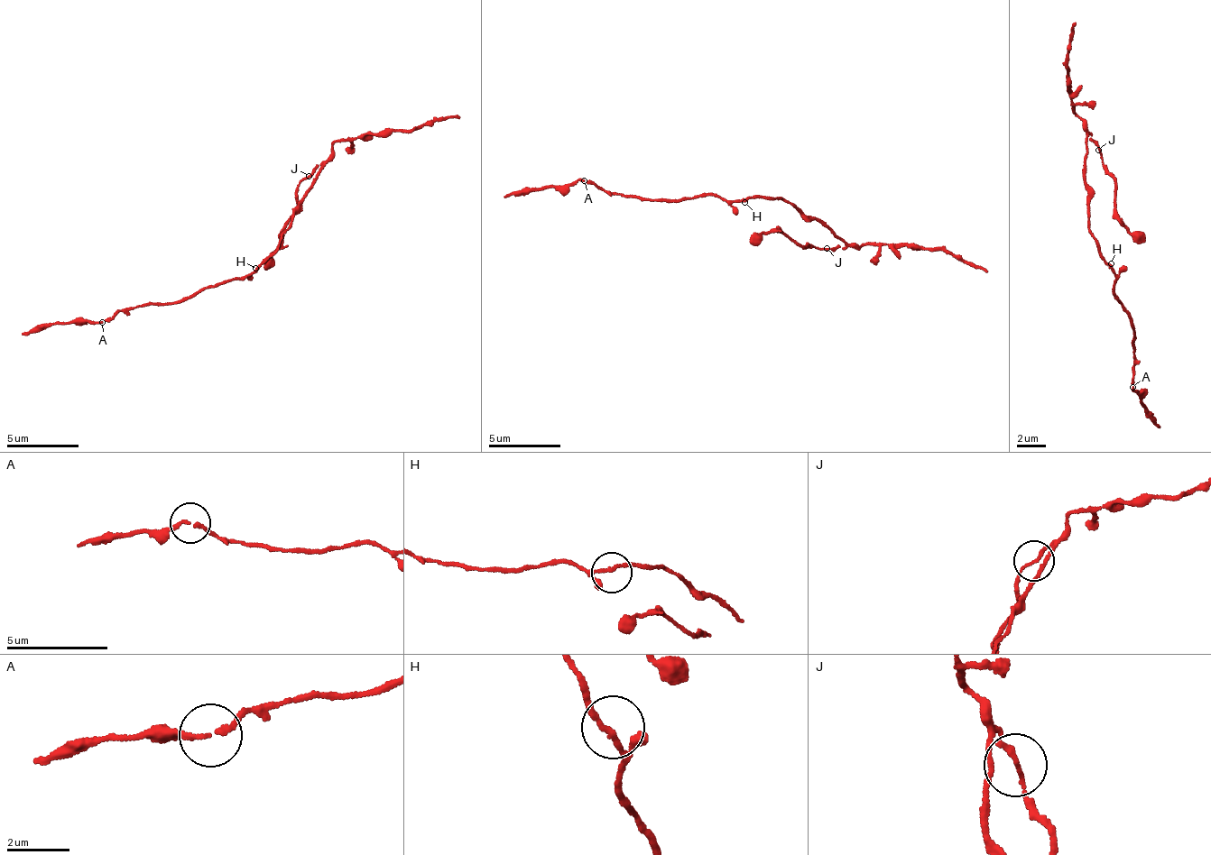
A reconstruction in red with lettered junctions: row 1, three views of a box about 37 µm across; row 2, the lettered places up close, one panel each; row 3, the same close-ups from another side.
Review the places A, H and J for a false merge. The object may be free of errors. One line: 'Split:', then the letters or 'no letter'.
Split: no letter

